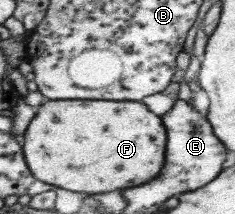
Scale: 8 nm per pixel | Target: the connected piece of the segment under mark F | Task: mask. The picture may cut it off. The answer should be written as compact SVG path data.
M48 100L47 102L48 104L40 105L40 110L36 112L36 116L31 120L30 126L28 126L22 138L22 146L25 149L27 163L34 176L38 177L38 180L42 180L46 184L54 184L57 188L80 192L88 197L92 197L94 194L126 190L126 188L134 188L134 186L152 182L164 170L166 150L168 150L166 144L169 142L166 125L162 122L163 117L152 112L143 102L138 102L138 104L118 104L114 100Z

